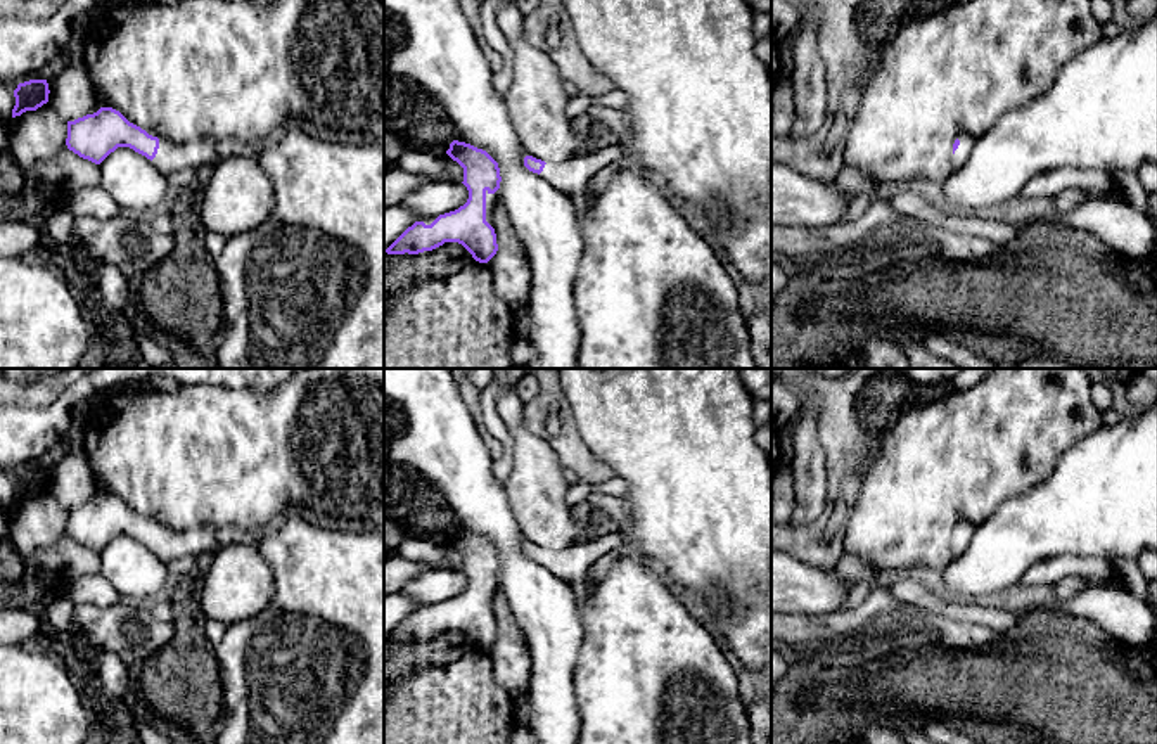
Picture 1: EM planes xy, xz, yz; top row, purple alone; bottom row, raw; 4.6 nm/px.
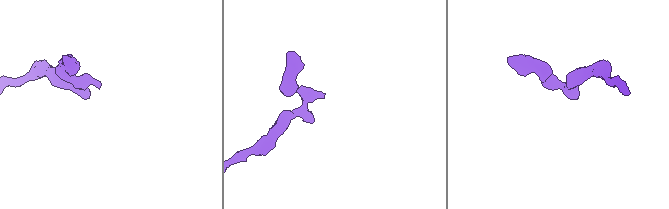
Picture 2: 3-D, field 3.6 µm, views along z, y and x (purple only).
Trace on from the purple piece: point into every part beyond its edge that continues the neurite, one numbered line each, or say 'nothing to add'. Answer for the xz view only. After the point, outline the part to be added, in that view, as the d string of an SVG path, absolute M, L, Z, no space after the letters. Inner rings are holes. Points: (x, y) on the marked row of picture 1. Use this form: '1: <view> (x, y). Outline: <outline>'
1: xz (699, 97). Outline: M562 0L590 64L630 97L626 138L595 154L547 163L540 173L567 194L602 168L635 156L713 228L730 263L749 282L771 279L771 78L756 55L754 10L747 0Z

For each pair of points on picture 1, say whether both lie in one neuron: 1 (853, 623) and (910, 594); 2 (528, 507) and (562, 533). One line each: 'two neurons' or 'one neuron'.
1: two neurons
2: one neuron

